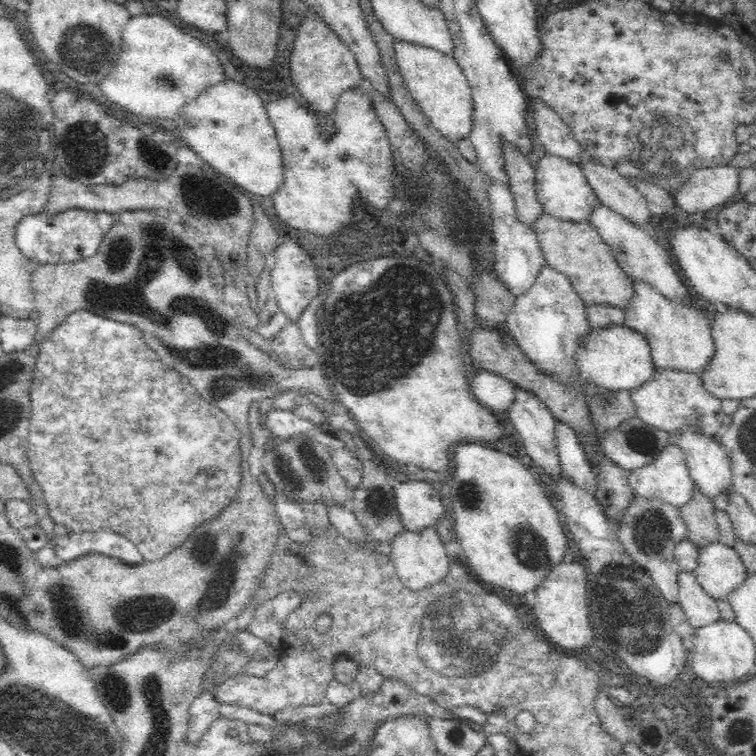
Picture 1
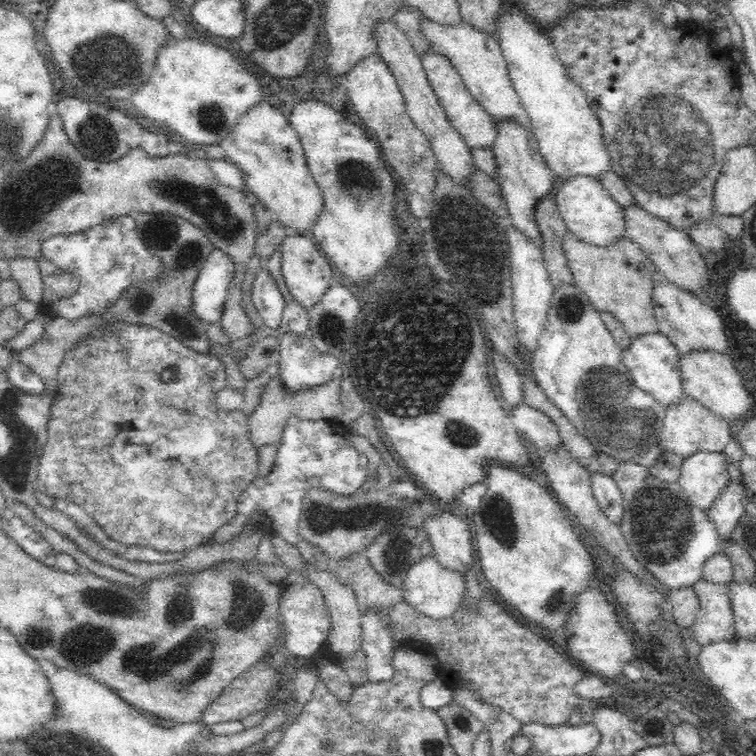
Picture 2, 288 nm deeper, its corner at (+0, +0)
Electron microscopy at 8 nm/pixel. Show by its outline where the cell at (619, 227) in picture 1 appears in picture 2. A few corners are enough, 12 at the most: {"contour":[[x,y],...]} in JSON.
{"contour":[[660,272],[654,312],[680,354],[730,356],[718,310]]}

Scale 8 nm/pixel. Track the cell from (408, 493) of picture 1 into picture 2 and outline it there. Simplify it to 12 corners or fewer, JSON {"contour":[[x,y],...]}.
{"contour":[[440,510],[422,528],[442,566],[474,570],[472,536],[462,518]]}

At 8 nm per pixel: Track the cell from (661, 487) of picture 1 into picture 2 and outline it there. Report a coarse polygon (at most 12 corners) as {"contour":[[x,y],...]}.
{"contour":[[714,452],[684,458],[678,484],[702,510],[734,482],[730,458]]}

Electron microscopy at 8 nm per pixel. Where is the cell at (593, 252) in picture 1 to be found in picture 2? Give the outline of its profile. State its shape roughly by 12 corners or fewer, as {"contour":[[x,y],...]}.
{"contour":[[562,238],[588,300],[634,340],[658,334],[658,270],[622,238]]}

